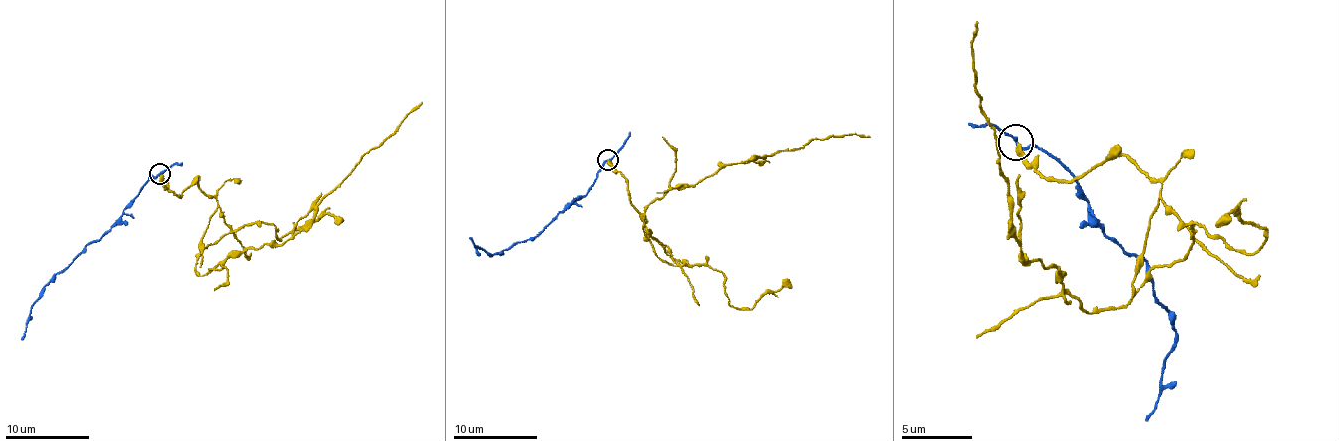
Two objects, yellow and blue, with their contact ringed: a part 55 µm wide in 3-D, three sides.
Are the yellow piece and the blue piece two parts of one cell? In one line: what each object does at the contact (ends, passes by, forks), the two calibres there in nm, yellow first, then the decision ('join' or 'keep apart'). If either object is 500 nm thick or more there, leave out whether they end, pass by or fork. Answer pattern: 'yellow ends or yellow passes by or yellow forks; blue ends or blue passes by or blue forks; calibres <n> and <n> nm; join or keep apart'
yellow ends; blue passes by; calibres 400 and 180 nm; keep apart

